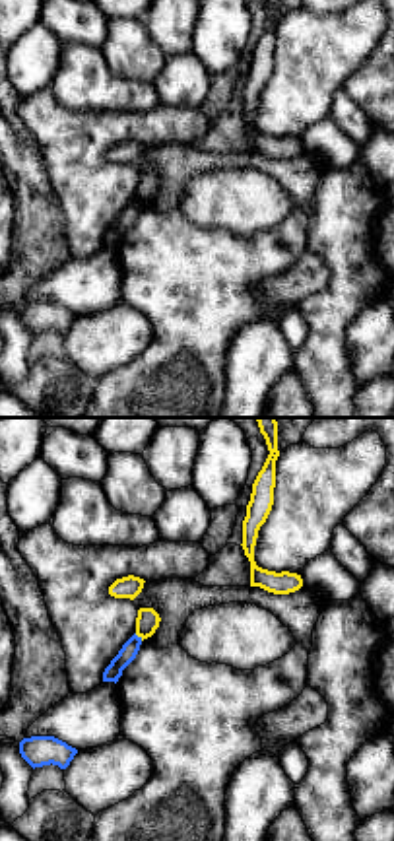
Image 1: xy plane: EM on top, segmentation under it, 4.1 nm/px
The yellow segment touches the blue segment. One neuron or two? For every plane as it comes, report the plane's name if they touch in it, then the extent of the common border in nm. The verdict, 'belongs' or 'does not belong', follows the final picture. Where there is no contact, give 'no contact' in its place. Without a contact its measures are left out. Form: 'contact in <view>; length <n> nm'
contact in xy; length 50 nm

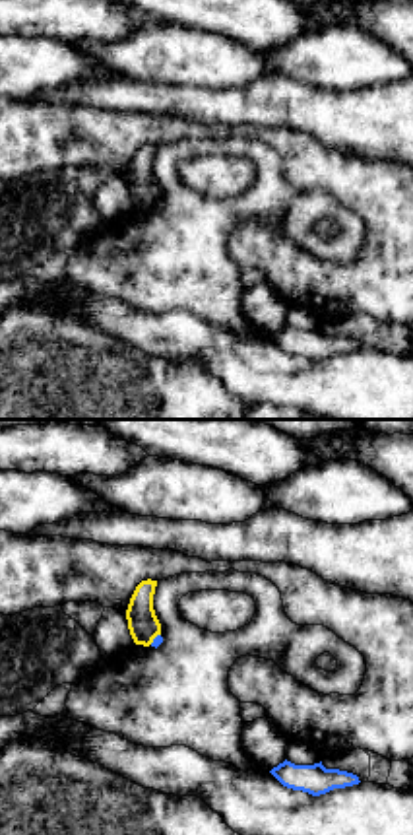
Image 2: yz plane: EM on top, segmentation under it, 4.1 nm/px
contact in yz; length 60 nm

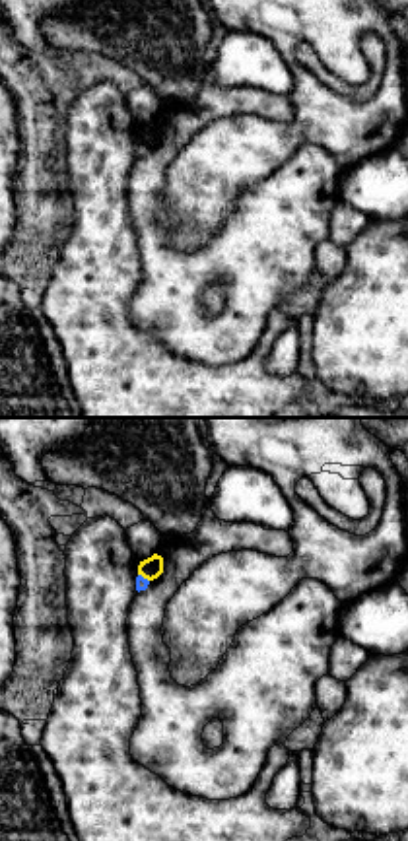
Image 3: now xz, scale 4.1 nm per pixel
contact in xz; length 60 nm

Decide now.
does not belong

